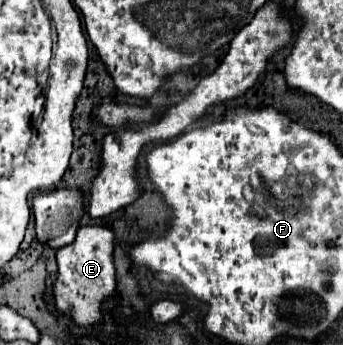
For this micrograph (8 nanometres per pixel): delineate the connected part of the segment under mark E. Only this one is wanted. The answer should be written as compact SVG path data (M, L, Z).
M87 225L77 231L73 243L57 249L59 273L53 283L55 305L59 311L71 315L75 323L91 327L101 321L101 301L115 295L115 267L113 267L113 231L101 225Z

